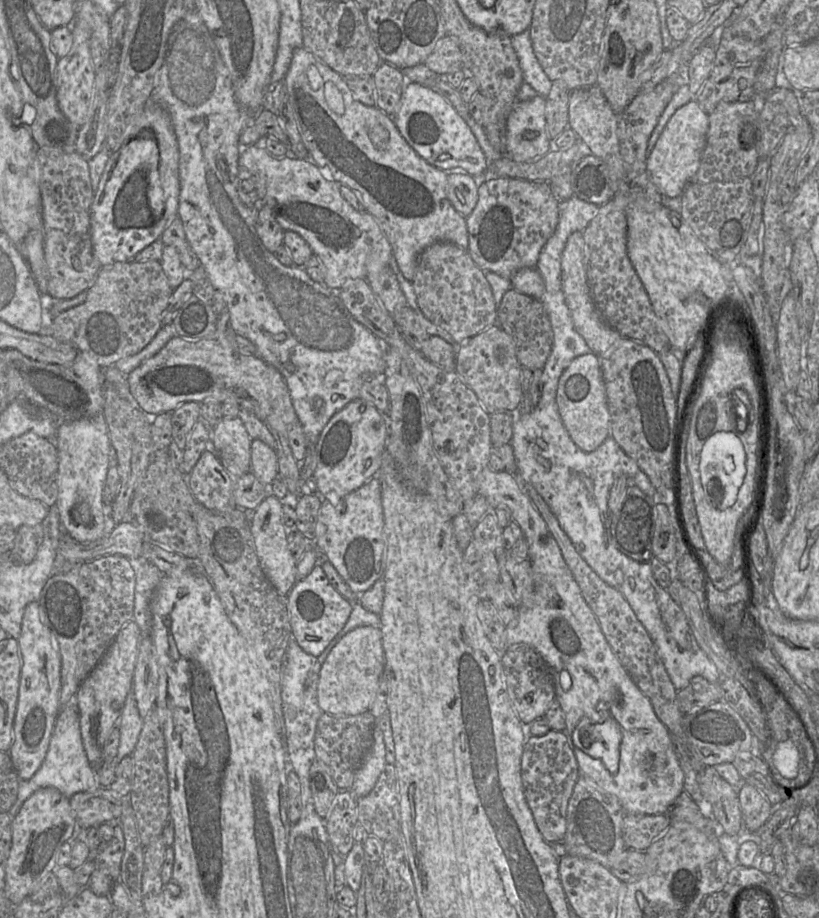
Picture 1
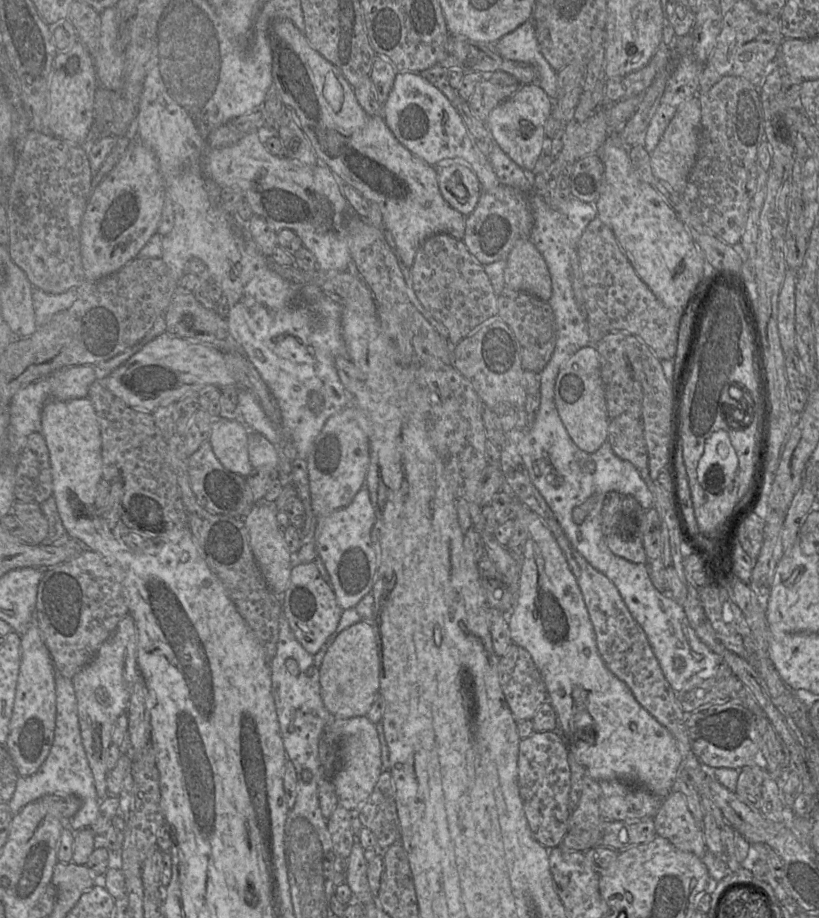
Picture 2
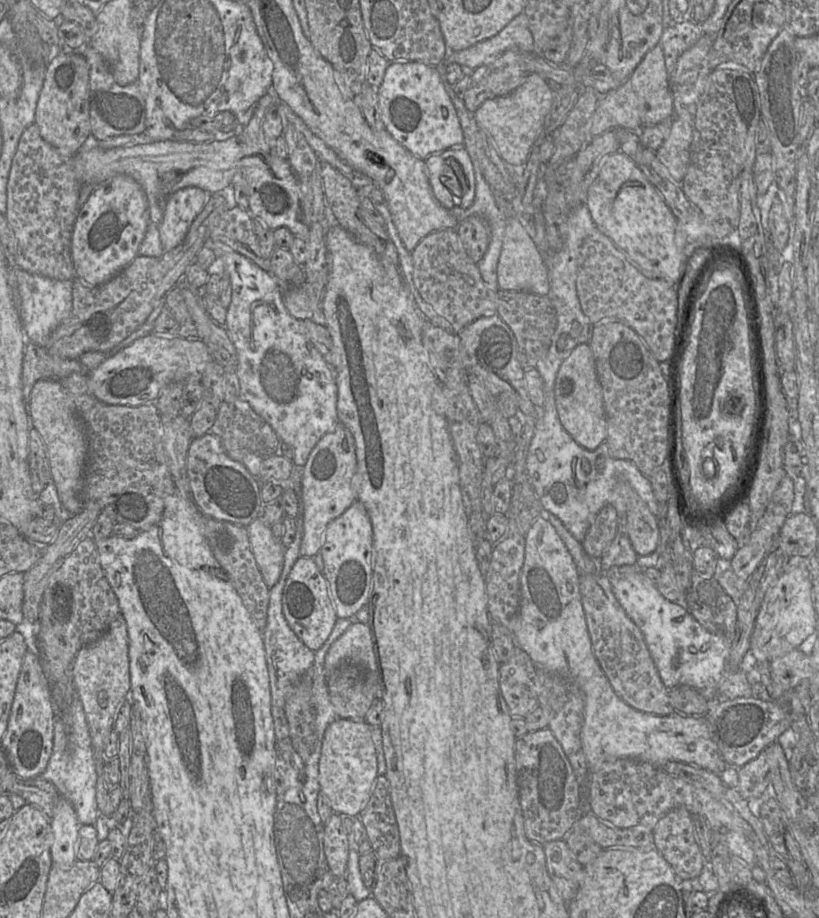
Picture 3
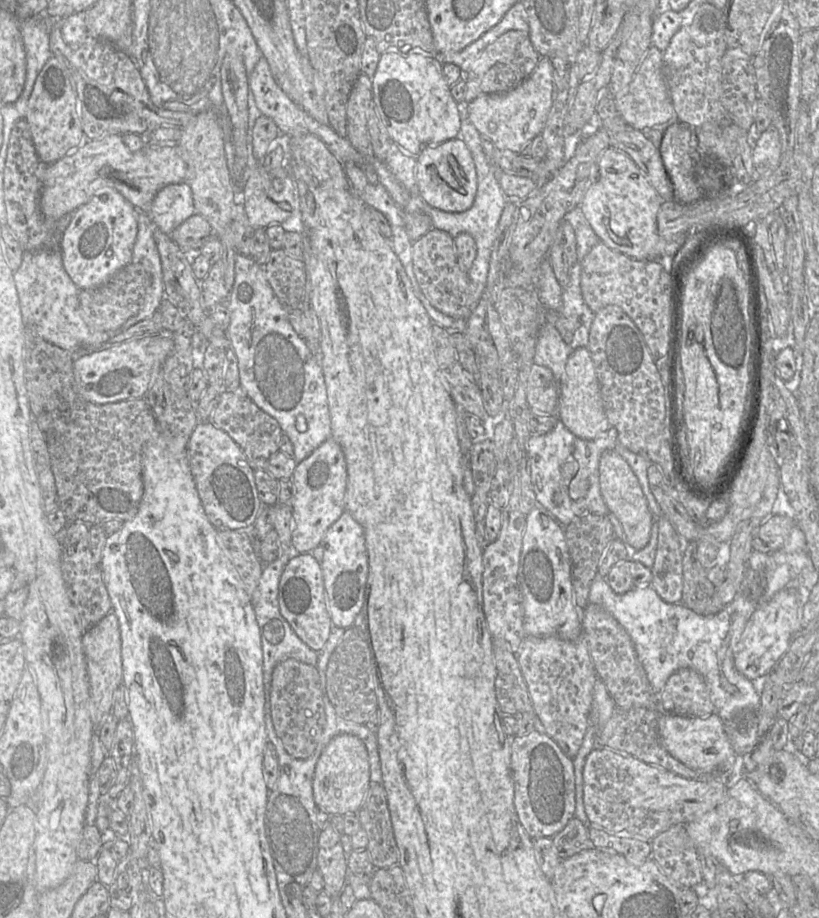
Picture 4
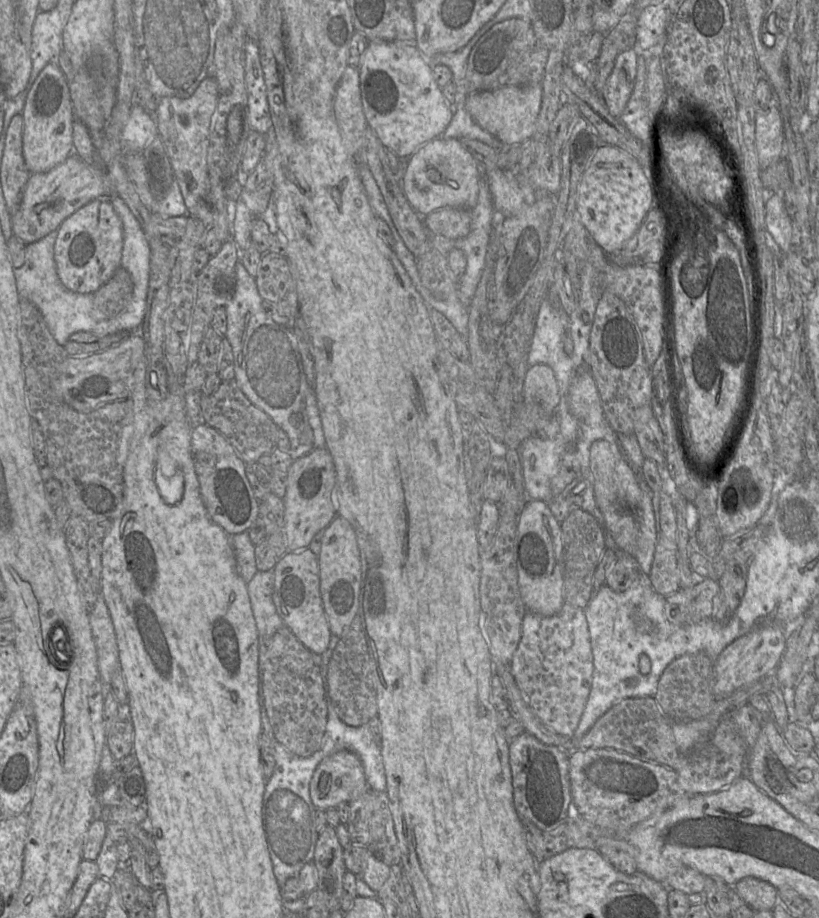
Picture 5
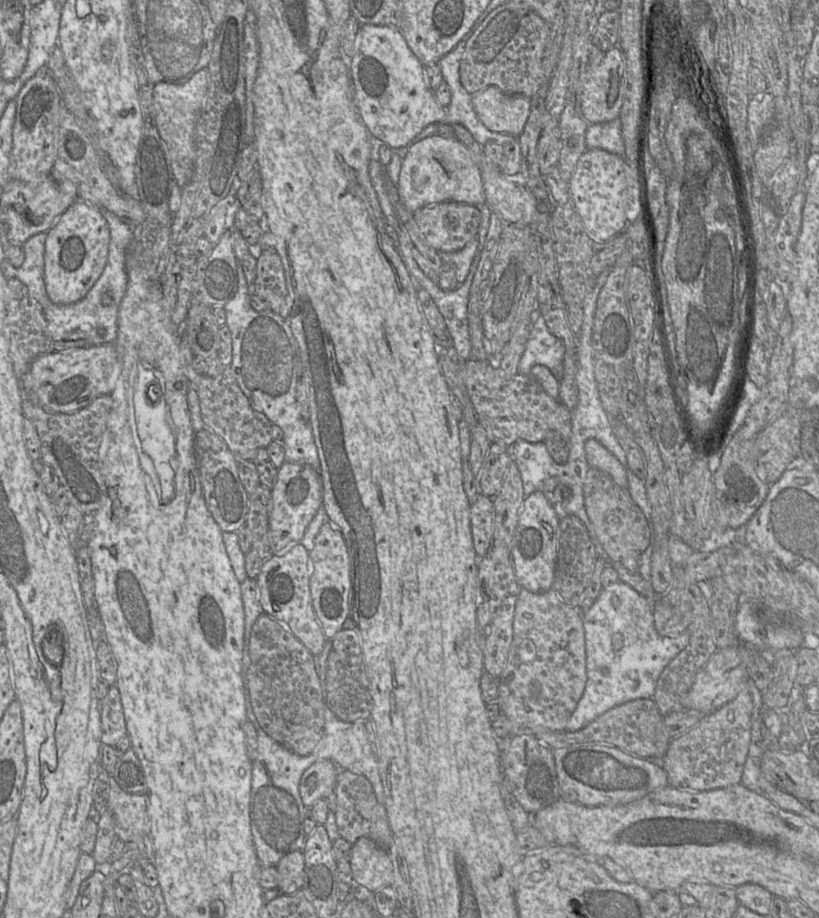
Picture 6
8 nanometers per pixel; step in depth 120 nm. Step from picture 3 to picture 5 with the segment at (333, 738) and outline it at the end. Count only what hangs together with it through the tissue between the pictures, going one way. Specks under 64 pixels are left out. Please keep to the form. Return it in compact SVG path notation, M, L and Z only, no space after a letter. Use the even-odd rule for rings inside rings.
M341 750L324 758L315 769L309 784L309 794L316 809L326 811L371 790L366 782L359 757Z

